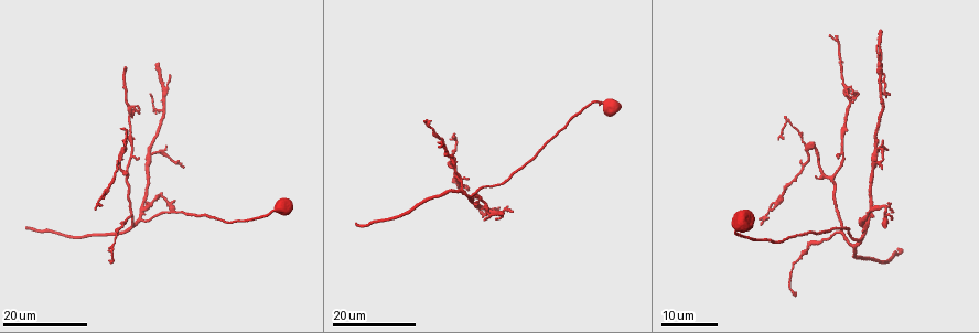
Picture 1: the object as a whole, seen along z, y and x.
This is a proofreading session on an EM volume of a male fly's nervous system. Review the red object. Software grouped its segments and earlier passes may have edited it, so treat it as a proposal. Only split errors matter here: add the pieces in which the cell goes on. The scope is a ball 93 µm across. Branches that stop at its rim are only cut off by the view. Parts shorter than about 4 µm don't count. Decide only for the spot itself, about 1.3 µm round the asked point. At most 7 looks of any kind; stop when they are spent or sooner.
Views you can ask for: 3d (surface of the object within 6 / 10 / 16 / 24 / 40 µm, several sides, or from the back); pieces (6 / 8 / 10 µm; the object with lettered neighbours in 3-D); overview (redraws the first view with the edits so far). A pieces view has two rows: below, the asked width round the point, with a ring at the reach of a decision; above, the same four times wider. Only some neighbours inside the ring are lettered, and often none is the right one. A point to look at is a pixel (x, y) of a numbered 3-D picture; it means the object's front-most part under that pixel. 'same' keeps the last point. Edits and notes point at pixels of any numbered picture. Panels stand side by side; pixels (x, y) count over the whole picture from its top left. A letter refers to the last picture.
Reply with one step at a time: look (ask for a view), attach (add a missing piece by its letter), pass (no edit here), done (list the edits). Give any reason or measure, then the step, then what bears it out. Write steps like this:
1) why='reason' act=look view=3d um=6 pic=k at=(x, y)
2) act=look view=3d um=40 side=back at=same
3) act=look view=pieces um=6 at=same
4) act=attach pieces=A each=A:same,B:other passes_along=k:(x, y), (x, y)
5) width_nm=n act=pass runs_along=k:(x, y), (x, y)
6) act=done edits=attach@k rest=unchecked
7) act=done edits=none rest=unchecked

why='branch stops here' act=look view=3d um=16 pic=1 at=(891, 212)

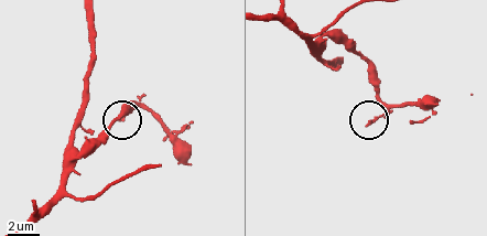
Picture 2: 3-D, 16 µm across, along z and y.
act=look view=pieces um=6 pic=2 at=(370, 124)

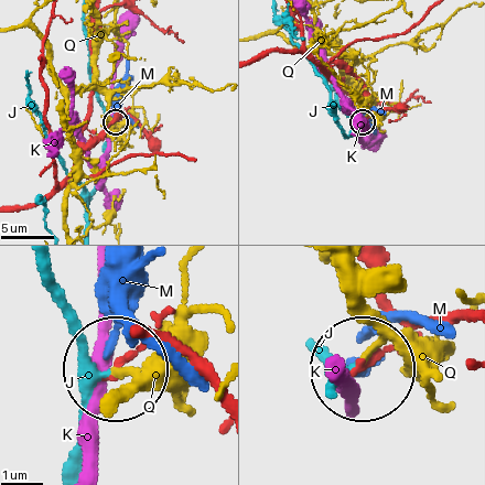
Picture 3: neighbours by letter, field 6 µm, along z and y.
act=pass each=J:other,K:other,M:other,Q:other found='none of them fits'

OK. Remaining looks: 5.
why='branch stops here' act=look view=3d um=16 pic=1 at=(181, 165)

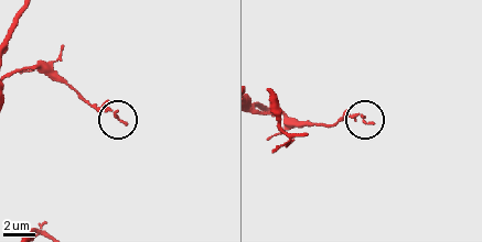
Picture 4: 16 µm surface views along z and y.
act=look view=pieces um=10 pic=4 at=(371, 120)

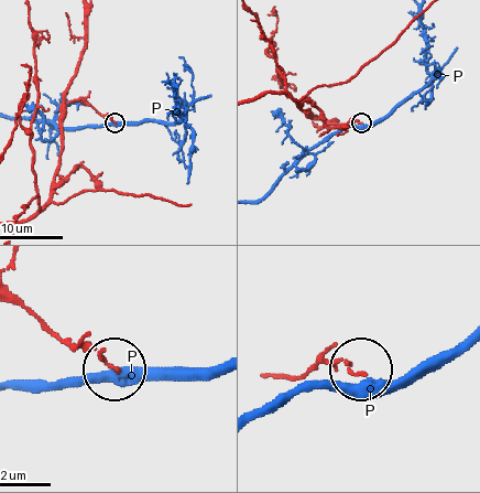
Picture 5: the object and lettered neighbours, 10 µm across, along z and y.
act=pass each=P:other runs_along=5:(12, 292), (56, 334), (94, 349), (111, 364) found='none of them fits'

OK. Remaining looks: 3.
why='branch stops here' act=look view=3d um=16 pic=1 at=(122, 128)

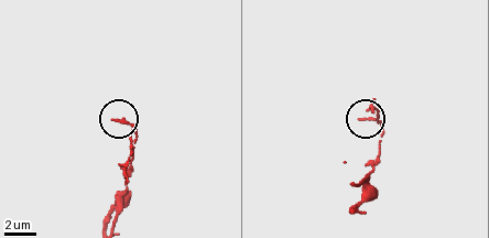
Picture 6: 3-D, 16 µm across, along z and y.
why='what lies round it' act=look view=pieces um=6 pic=6 at=(360, 121)

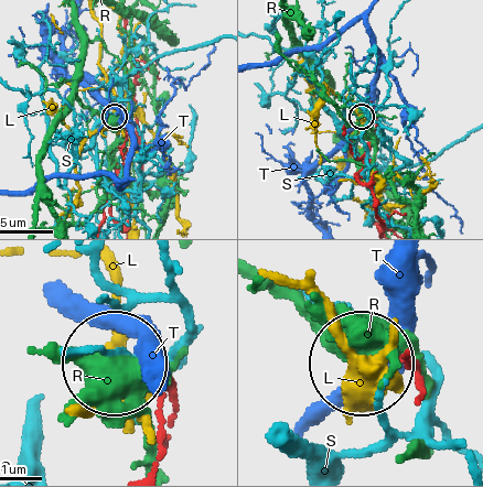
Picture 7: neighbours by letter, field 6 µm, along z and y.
act=pass each=L:other,R:other,S:other,T:other found='none of them fits'

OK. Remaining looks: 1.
act=done edits=none rest=unchecked

